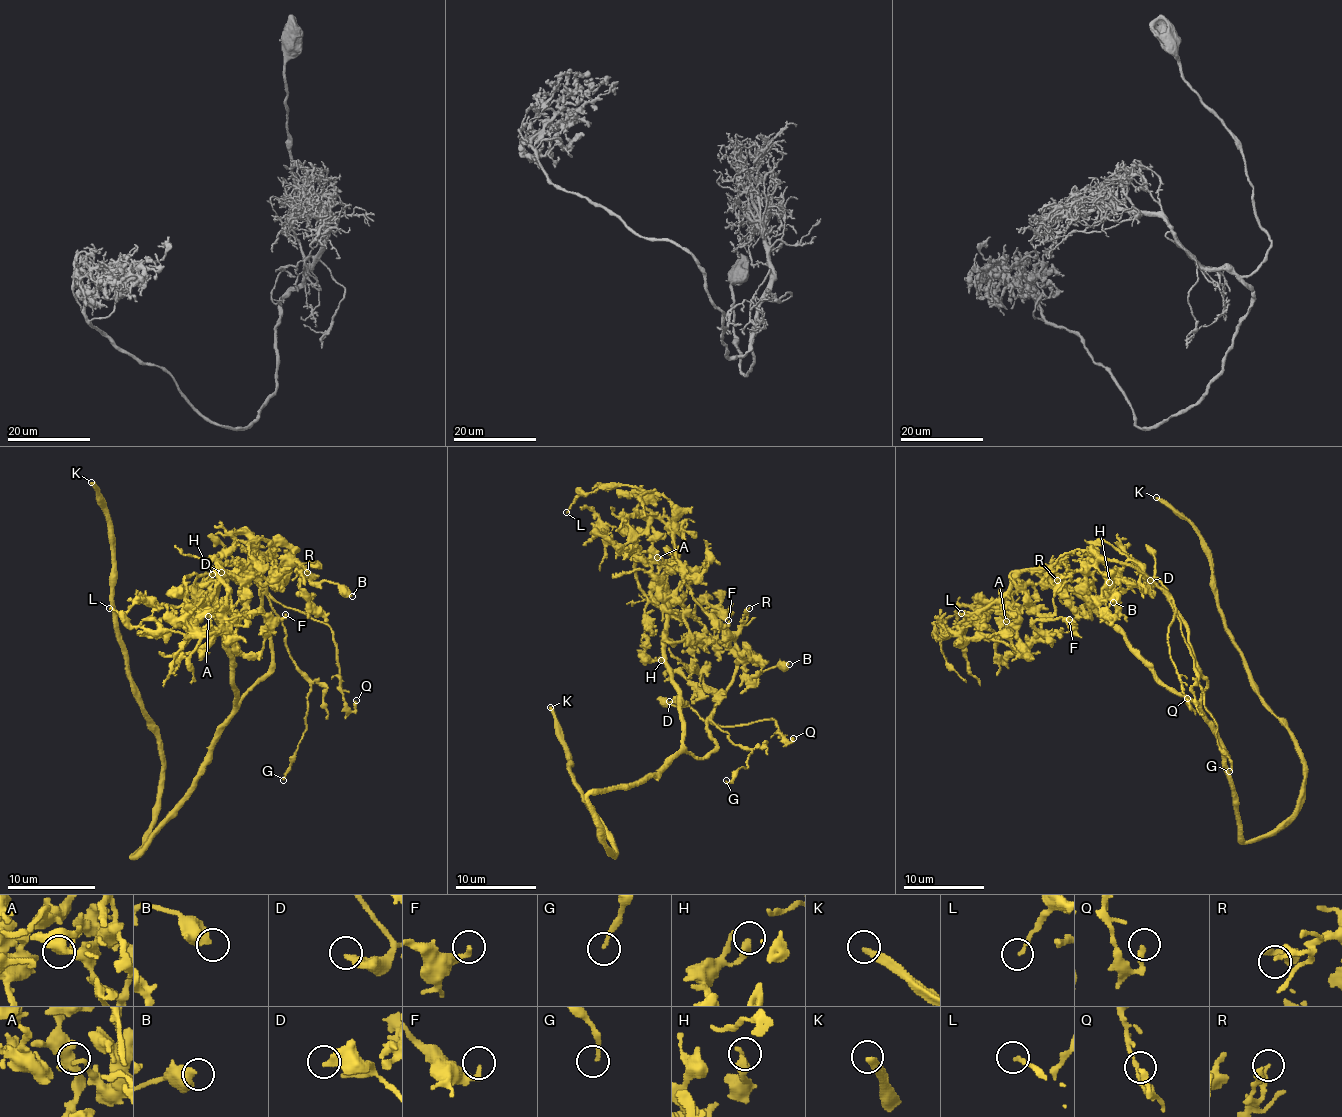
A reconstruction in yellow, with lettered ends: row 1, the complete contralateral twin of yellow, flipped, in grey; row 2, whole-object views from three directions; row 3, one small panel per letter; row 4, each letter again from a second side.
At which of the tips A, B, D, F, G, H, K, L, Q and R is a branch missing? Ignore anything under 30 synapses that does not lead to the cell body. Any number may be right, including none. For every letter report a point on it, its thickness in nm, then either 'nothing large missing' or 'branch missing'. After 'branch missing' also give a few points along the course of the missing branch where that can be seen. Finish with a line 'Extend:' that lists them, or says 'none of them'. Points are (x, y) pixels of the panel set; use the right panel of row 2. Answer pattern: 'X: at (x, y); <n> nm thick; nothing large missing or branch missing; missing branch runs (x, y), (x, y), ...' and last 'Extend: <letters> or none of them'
A: at (1006, 621); 200 nm thick; nothing large missing
B: at (1113, 602); 550 nm thick; nothing large missing
D: at (1150, 580); 360 nm thick; nothing large missing
F: at (1069, 619); 240 nm thick; nothing large missing
G: at (1229, 771); 160 nm thick; nothing large missing
H: at (1109, 582); 360 nm thick; nothing large missing
K: at (1156, 497); 320 nm thick; branch missing
L: at (961, 613); 180 nm thick; nothing large missing
Q: at (1187, 698); 280 nm thick; nothing large missing
R: at (1057, 580); 200 nm thick; nothing large missing
Extend: K

